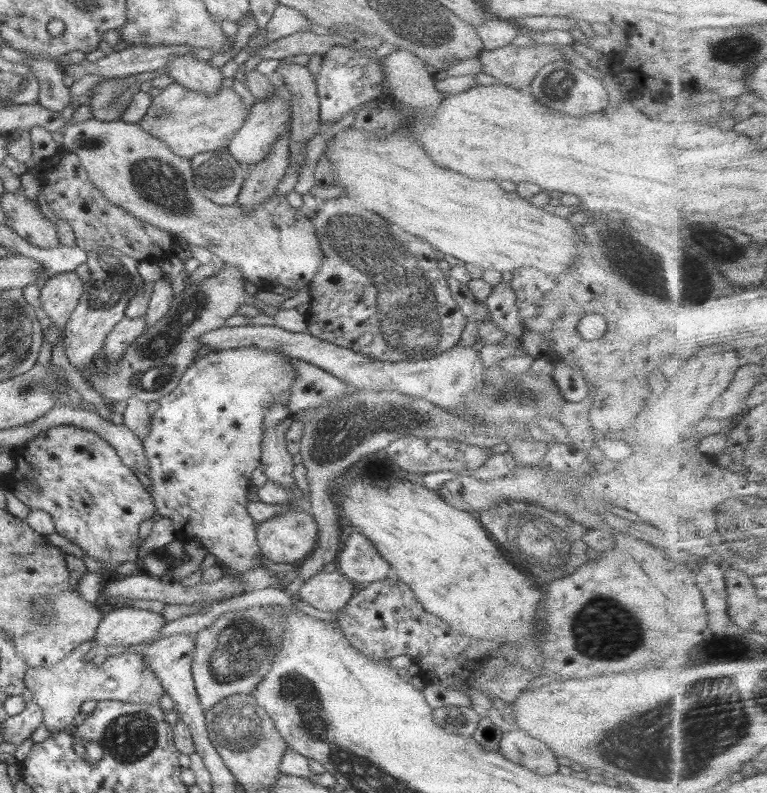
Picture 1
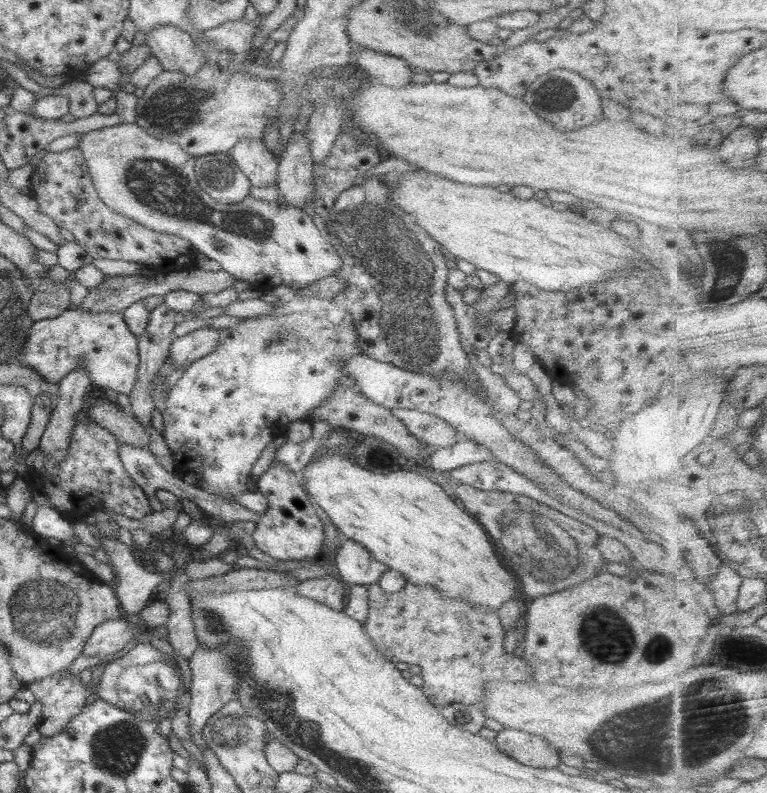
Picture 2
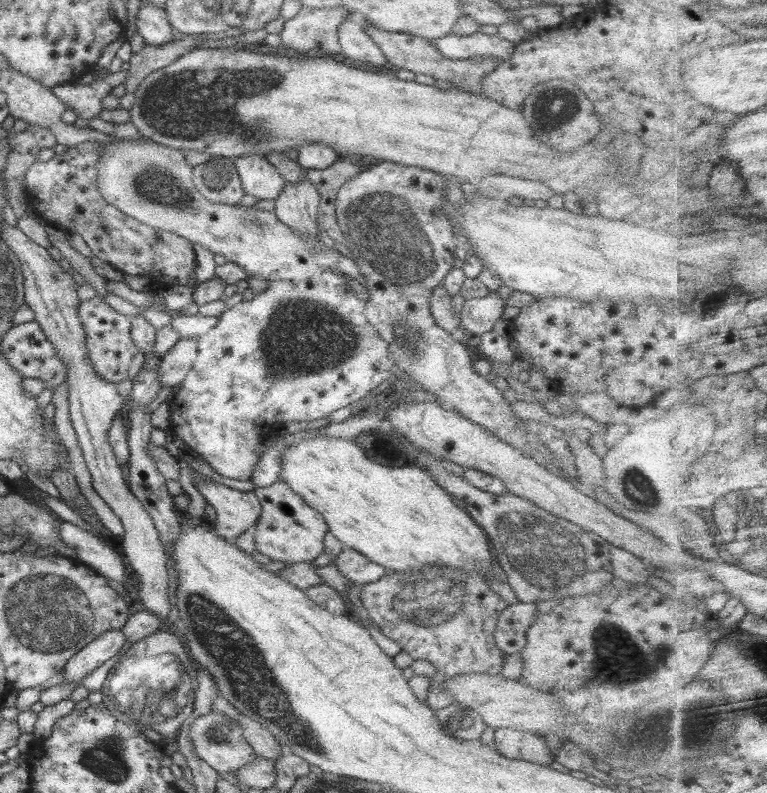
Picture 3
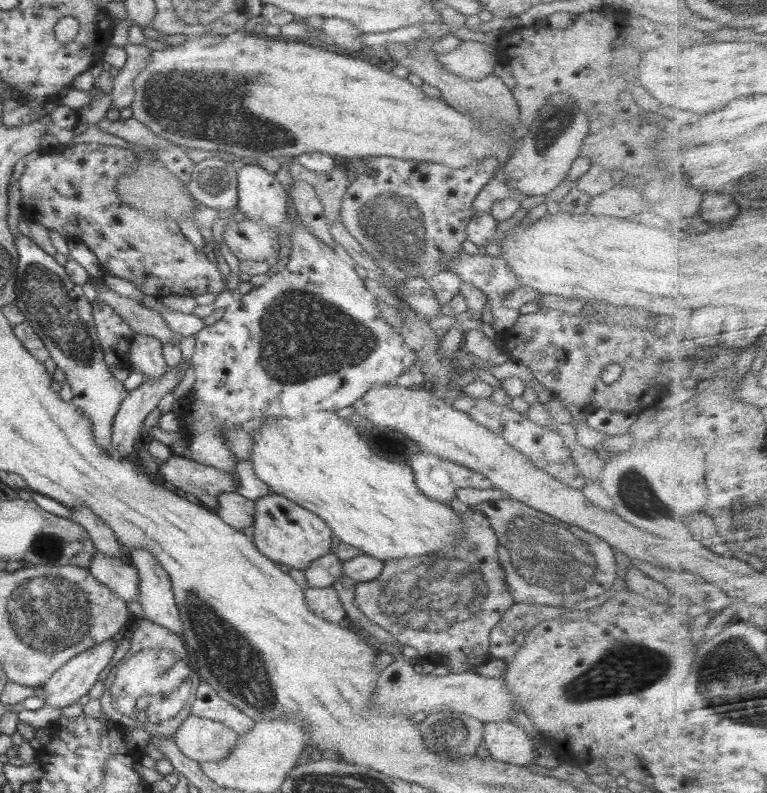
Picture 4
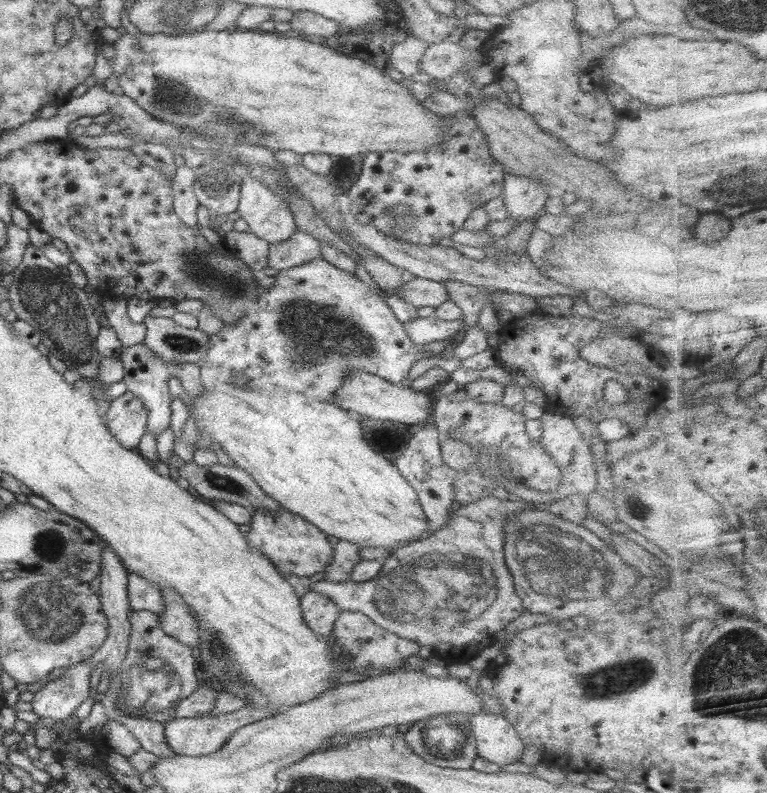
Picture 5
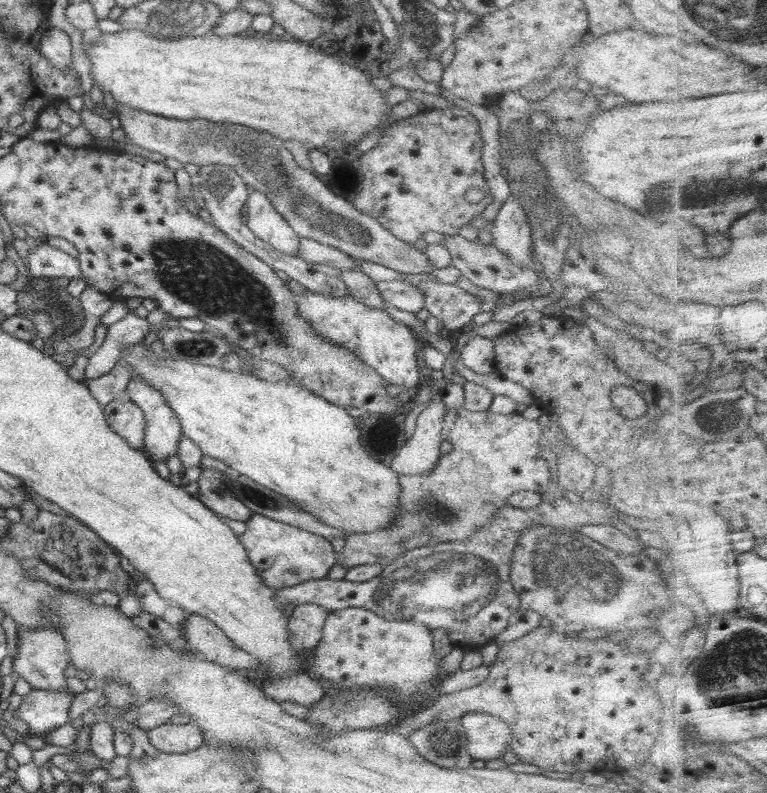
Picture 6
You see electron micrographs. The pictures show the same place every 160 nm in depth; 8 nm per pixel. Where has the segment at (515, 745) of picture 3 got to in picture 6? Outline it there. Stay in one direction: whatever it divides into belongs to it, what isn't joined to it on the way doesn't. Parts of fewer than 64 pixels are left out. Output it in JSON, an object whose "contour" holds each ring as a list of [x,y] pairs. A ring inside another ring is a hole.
{"contour":[[[470,711],[458,718],[466,734],[466,750],[473,760],[498,760],[508,750],[510,727],[497,716]]]}

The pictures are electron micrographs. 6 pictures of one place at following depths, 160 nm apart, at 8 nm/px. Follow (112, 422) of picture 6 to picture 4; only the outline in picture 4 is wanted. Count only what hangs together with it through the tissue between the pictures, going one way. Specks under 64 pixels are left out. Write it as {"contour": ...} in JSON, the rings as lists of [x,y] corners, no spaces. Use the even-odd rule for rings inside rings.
{"contour":[[[183,360],[179,367],[168,367],[166,372],[158,378],[156,382],[143,382],[136,390],[128,392],[128,395],[121,402],[118,412],[113,420],[113,436],[111,437],[112,448],[119,457],[129,458],[136,451],[134,444],[140,442],[140,436],[144,435],[144,419],[150,412],[158,411],[157,406],[160,400],[166,395],[174,391],[174,388],[181,382],[187,369],[187,364]]]}

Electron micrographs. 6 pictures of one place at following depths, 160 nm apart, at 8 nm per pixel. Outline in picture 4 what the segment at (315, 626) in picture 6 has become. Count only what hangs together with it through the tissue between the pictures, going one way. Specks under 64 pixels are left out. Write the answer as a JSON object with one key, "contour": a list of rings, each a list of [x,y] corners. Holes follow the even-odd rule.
{"contour":[[[331,586],[324,588],[306,587],[305,599],[308,608],[325,621],[345,623],[347,618],[344,607]]]}

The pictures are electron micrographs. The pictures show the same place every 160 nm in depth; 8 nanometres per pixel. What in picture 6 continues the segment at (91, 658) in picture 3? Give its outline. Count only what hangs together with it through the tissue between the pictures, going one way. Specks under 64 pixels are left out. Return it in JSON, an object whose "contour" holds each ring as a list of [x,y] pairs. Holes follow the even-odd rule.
{"contour":[[[32,689],[22,697],[16,716],[27,727],[27,733],[44,736],[69,722],[68,710],[75,697],[71,689],[60,692]]]}

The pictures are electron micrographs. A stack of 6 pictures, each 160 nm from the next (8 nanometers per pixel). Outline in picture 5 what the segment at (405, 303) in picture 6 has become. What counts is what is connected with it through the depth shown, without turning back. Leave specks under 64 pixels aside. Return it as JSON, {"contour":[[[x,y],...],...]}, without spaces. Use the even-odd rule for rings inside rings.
{"contour":[[[415,277],[412,281],[404,283],[396,289],[396,296],[404,299],[416,309],[422,307],[437,308],[449,299],[446,286],[424,278]]]}

